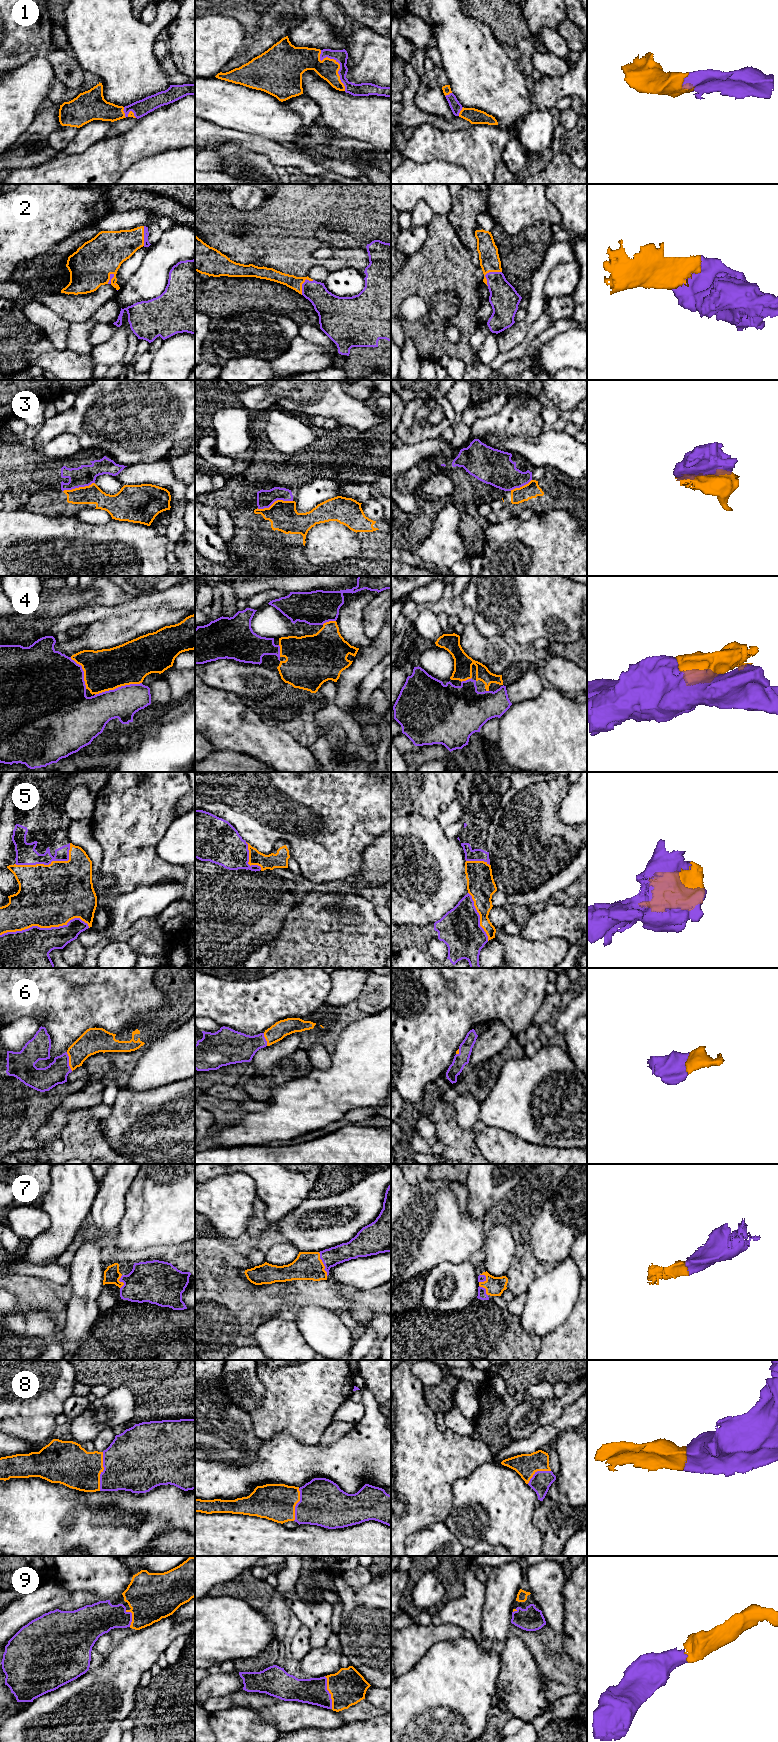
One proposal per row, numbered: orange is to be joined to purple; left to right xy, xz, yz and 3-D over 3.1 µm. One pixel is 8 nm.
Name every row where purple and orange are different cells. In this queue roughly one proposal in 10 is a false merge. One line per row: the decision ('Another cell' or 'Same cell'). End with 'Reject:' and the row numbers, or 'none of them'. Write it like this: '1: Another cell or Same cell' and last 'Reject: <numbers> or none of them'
1: Same cell
2: Same cell
3: Another cell
4: Same cell
5: Same cell
6: Same cell
7: Same cell
8: Same cell
9: Same cell
Reject: 3

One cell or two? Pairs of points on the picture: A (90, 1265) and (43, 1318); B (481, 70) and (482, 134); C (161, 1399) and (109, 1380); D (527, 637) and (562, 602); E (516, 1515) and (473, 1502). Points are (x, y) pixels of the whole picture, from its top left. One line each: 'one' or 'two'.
A: two
B: two
C: one
D: one
E: one

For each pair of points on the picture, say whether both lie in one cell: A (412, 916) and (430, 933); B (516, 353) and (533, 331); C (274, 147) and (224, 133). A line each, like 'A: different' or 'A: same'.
A: different
B: same
C: same

